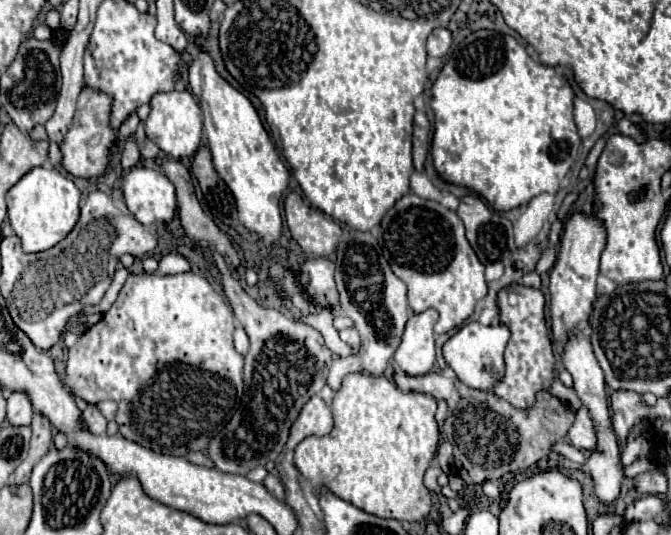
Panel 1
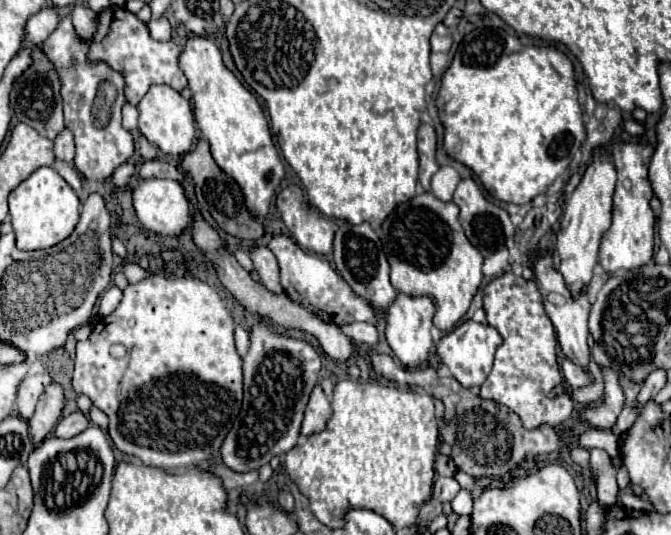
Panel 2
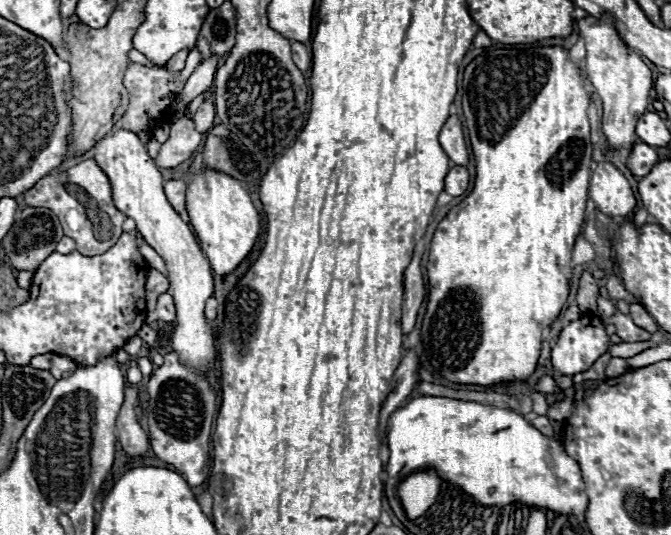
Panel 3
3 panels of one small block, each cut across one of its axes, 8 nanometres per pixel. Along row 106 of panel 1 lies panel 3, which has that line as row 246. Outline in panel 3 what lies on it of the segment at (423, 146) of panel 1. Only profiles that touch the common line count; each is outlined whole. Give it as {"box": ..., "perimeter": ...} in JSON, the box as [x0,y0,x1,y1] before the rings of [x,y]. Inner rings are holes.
{"box":[402,246,424,334],"perimeter":[[[422,246],[416,248],[416,254],[404,274],[404,300],[402,300],[404,334],[408,334],[414,328],[418,310],[424,302],[424,280],[422,280],[422,272],[420,272],[420,258],[422,258]]]}

